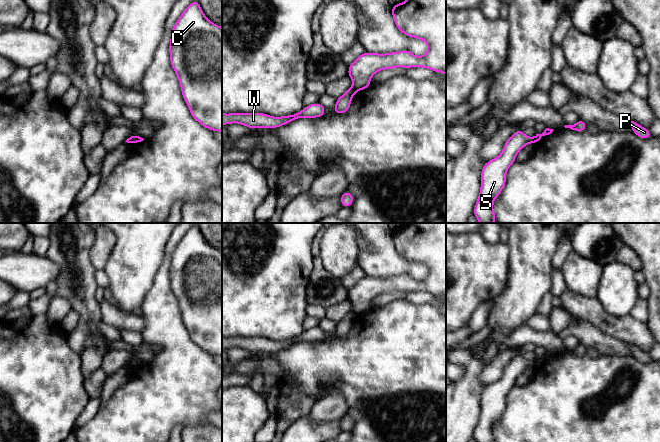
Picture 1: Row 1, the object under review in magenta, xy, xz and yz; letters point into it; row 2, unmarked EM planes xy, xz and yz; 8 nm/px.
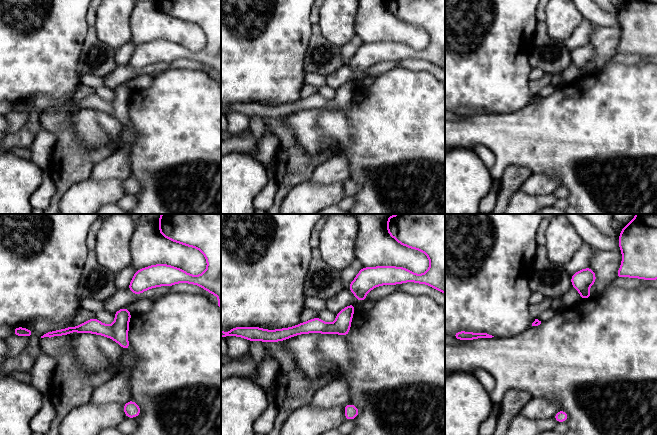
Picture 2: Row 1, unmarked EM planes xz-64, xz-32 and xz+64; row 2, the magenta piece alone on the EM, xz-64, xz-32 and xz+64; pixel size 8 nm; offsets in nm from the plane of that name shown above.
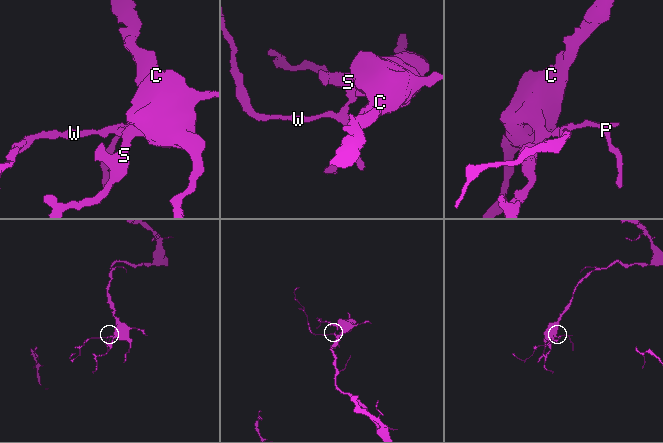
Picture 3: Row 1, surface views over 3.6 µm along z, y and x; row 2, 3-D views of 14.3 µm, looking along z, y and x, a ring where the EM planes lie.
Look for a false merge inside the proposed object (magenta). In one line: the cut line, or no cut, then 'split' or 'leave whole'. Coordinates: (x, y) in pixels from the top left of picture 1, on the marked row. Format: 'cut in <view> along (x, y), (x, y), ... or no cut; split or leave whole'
cut in yz along (534, 137), (535, 142); split

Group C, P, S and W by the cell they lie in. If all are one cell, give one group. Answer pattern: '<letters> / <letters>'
C S / P W

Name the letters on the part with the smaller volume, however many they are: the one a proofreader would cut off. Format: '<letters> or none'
P, W

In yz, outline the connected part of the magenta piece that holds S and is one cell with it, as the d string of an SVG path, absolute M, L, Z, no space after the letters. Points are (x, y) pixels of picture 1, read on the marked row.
M522 129L517 130L504 144L502 153L488 161L481 172L481 187L473 214L480 223L494 223L494 200L506 183L506 172L515 162L518 152L527 144L535 143L535 137L528 137Z

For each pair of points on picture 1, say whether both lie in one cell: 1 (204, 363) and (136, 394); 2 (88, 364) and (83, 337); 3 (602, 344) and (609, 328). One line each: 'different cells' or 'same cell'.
1: same cell
2: different cells
3: different cells

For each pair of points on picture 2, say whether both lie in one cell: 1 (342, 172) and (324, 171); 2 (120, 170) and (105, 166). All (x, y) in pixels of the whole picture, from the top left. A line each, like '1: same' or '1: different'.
1: same
2: same

